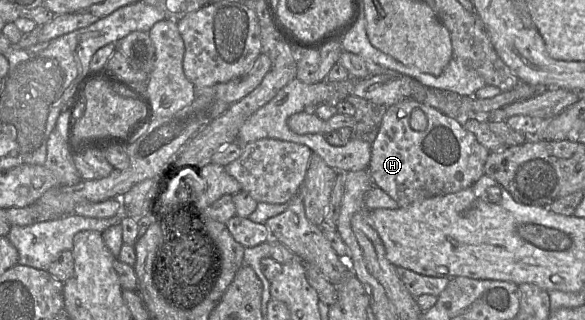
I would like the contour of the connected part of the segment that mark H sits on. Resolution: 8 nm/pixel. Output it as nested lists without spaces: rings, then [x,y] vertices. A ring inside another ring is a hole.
[[[404,99],[387,108],[378,134],[372,142],[368,171],[374,185],[386,192],[400,207],[405,207],[419,200],[453,194],[469,188],[484,175],[484,165],[489,154],[490,151],[458,120],[424,103]],[[414,109],[420,109],[426,115],[427,127],[424,130],[416,131],[411,128],[410,116]]]

